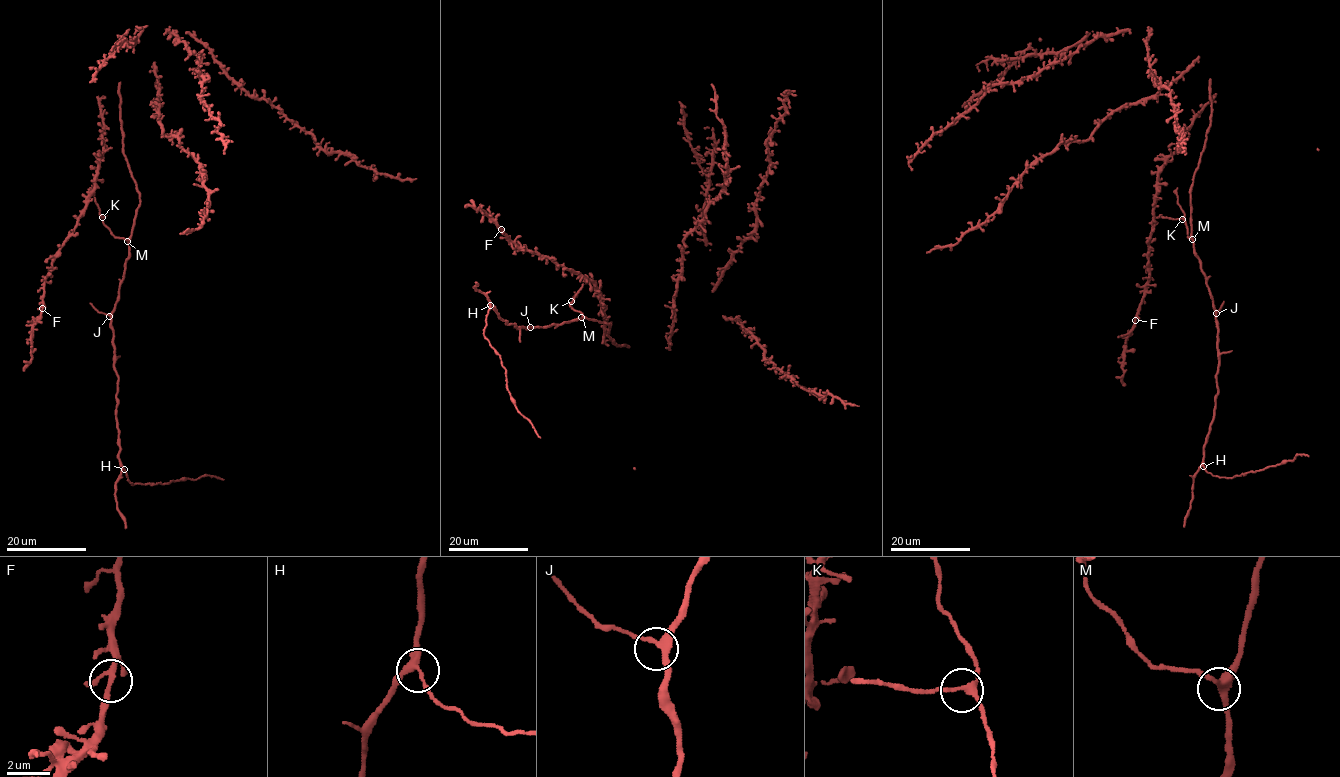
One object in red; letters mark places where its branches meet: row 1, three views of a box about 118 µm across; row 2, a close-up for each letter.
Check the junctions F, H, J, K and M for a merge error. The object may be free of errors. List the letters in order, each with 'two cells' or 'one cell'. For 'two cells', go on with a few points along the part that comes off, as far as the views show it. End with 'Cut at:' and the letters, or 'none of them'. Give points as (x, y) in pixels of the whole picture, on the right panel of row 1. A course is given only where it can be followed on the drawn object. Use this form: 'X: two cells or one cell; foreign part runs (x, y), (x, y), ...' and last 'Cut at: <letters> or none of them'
F: one cell
H: one cell
J: one cell
K: one cell
M: one cell
Cut at: none of them

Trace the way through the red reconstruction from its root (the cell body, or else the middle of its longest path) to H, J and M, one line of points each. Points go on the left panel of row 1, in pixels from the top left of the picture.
H: (122, 144), (139, 195), (129, 255), (111, 323), (117, 378), (119, 461), (124, 469)
J: (122, 144), (139, 195), (139, 206), (118, 300), (109, 316)
M: (122, 144), (139, 195), (131, 237), (127, 241)

